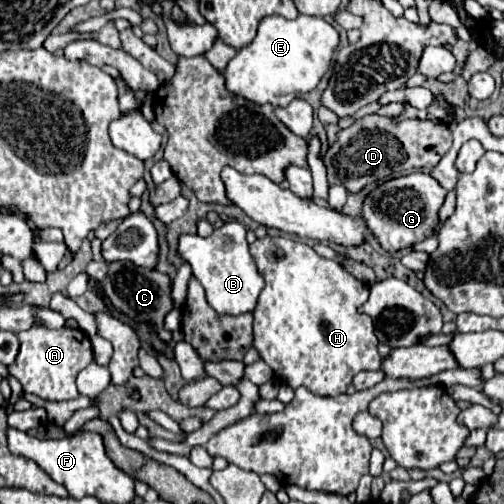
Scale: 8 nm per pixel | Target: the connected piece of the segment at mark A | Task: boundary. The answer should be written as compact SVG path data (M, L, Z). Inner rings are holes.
M31 326L31 330L19 332L17 338L21 346L15 362L9 366L9 374L21 382L25 392L35 394L49 402L73 400L79 396L75 378L85 366L93 362L91 340L85 332L67 326L61 330L53 330L47 326Z

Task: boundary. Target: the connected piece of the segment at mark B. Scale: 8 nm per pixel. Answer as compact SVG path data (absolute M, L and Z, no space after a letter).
M229 222L217 228L209 238L201 236L181 236L179 254L191 264L193 276L203 284L207 292L209 306L219 314L243 314L253 312L257 306L257 296L261 294L265 282L257 272L255 260L251 258L249 244L245 240L245 226L239 222Z

